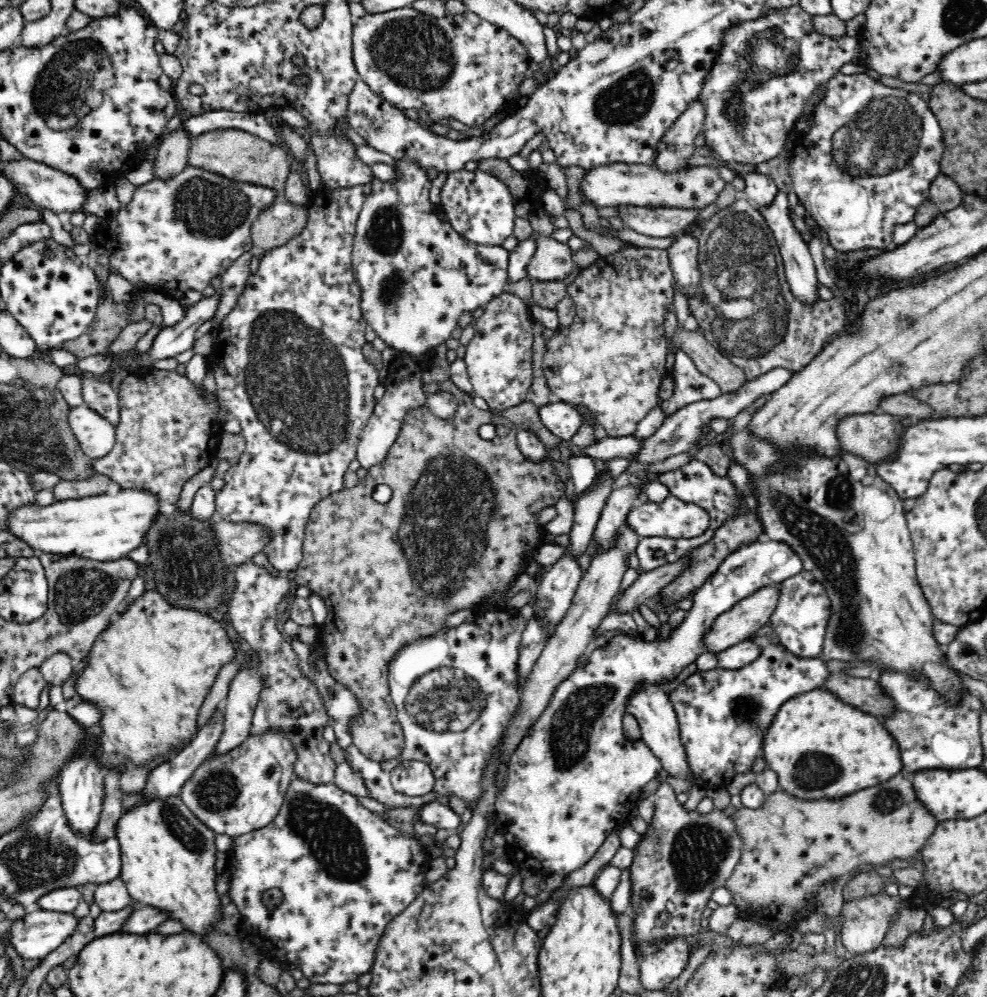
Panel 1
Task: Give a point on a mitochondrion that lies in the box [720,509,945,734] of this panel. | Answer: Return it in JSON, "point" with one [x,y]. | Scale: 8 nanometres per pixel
{"point":[745,709]}

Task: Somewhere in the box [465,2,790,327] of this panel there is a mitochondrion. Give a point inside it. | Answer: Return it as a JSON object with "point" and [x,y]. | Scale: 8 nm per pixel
{"point":[624,101]}

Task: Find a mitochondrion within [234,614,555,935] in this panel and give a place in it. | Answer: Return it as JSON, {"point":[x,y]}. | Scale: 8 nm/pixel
{"point":[336,842]}

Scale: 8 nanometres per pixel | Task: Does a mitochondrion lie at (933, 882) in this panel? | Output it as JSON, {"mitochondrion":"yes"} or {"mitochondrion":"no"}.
{"mitochondrion":"no"}

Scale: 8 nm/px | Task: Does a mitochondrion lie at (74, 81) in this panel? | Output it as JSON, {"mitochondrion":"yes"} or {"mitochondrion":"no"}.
{"mitochondrion":"yes"}

